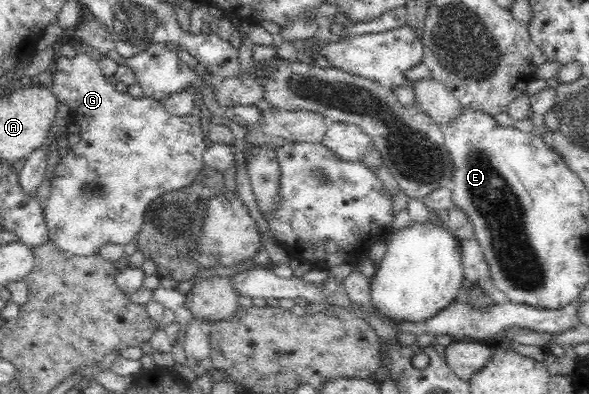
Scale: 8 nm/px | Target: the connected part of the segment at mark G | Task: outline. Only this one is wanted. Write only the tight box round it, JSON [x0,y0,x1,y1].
[42,51,209,256]

